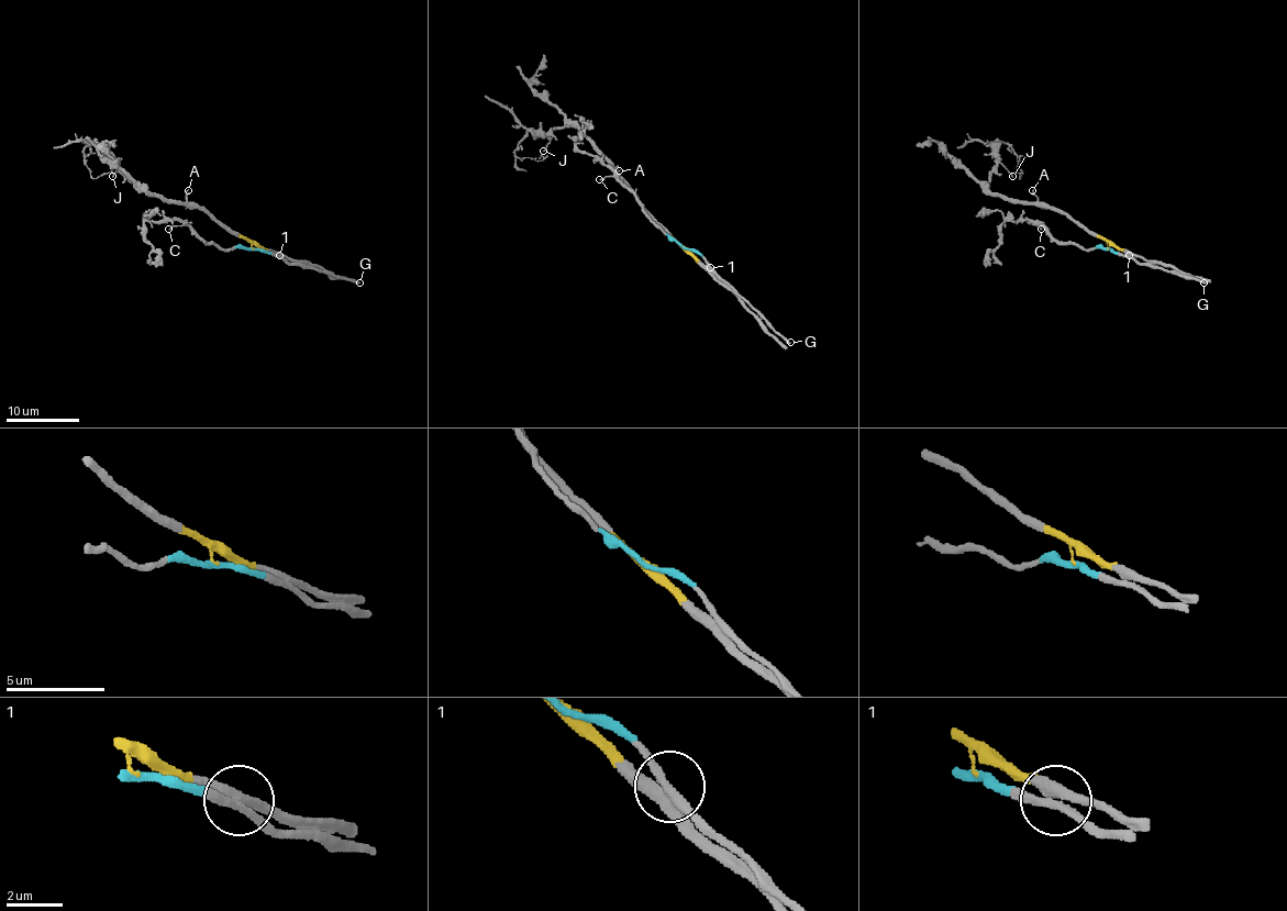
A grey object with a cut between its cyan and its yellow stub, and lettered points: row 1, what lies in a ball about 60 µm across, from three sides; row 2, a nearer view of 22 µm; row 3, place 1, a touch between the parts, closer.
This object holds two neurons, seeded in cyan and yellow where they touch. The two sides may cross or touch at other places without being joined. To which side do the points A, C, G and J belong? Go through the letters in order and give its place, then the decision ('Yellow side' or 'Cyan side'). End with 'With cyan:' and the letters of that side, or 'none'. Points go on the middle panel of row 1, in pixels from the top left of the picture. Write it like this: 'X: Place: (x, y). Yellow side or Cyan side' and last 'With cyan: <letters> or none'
A: Place: (619, 170). Yellow side
C: Place: (599, 179). Cyan side
G: Place: (790, 342). Cyan side
J: Place: (543, 151). Yellow side
With cyan: C, G

